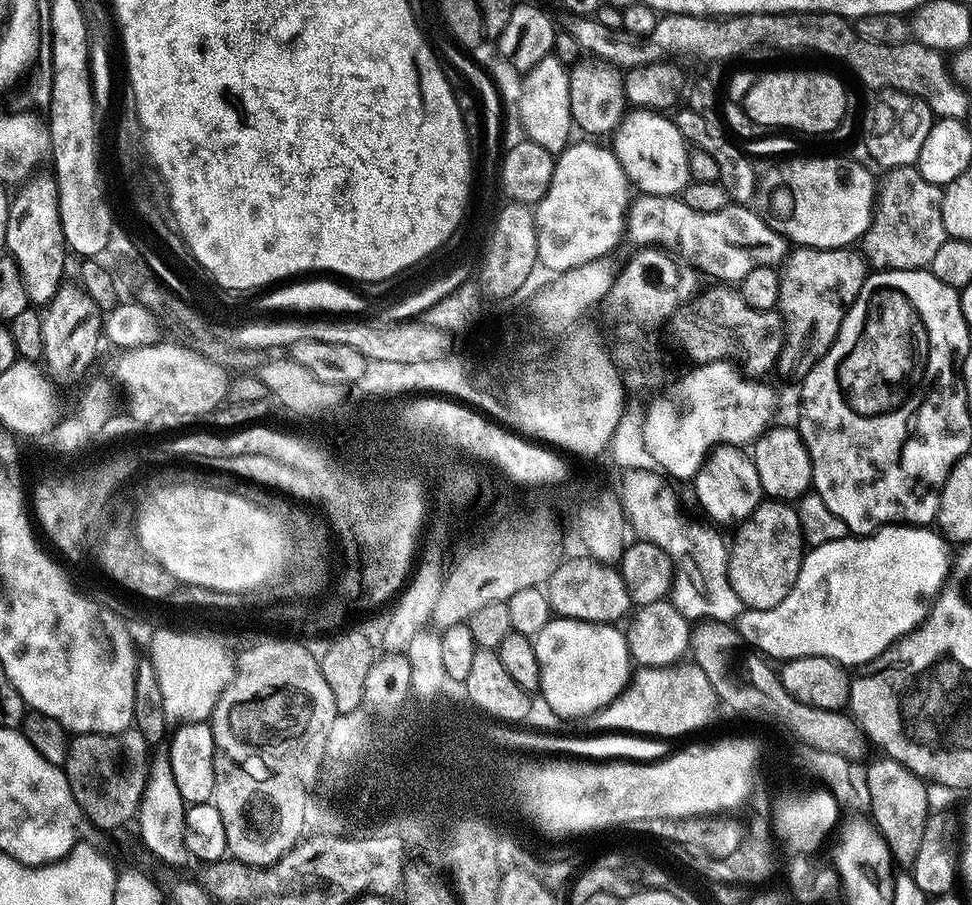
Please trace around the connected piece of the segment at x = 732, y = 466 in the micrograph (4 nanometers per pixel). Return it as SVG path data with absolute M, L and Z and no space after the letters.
M718 444L701 459L690 485L696 491L696 500L713 525L734 526L744 520L765 499L762 486L758 482L758 472L754 470L751 455L743 447L733 444Z

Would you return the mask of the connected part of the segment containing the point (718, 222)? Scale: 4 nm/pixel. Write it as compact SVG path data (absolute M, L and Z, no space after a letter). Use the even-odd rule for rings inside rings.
M640 194L640 204L635 204L636 208L628 204L626 214L632 220L626 224L626 236L634 245L637 240L640 243L637 249L655 248L671 254L677 261L689 264L692 268L697 268L700 272L705 272L708 276L713 276L716 282L738 282L750 274L750 270L755 268L770 268L779 265L789 251L789 241L783 236L779 236L775 230L769 226L758 212L751 207L740 202L729 202L722 210L714 210L710 214L701 214L699 210L690 210L686 202L674 196L659 196L658 194Z

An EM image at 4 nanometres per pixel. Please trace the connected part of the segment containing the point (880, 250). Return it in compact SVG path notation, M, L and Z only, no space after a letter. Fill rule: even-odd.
M915 165L889 169L885 173L884 184L879 185L875 200L874 211L867 231L860 240L863 259L875 271L888 271L890 269L925 269L933 260L935 252L942 246L948 237L942 223L942 194L943 187L930 183L922 178Z

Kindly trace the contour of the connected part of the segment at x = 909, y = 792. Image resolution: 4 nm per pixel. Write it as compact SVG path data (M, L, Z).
M881 757L872 763L866 772L864 787L869 792L870 814L878 829L888 843L893 861L904 870L910 870L918 854L919 843L925 833L925 822L928 821L927 783L902 766L897 760Z

